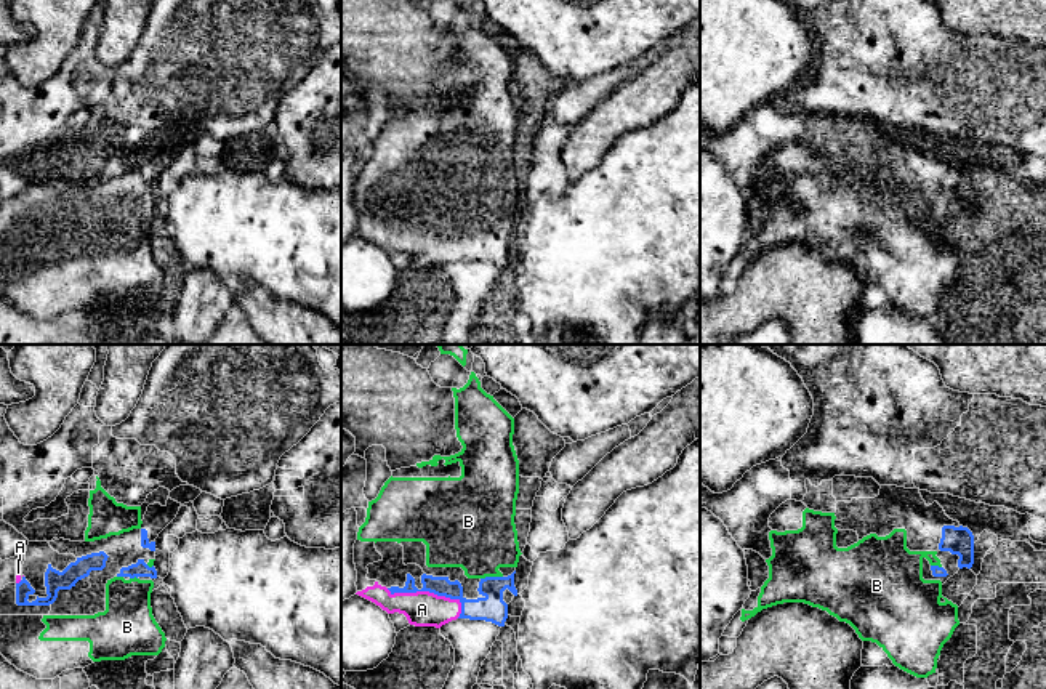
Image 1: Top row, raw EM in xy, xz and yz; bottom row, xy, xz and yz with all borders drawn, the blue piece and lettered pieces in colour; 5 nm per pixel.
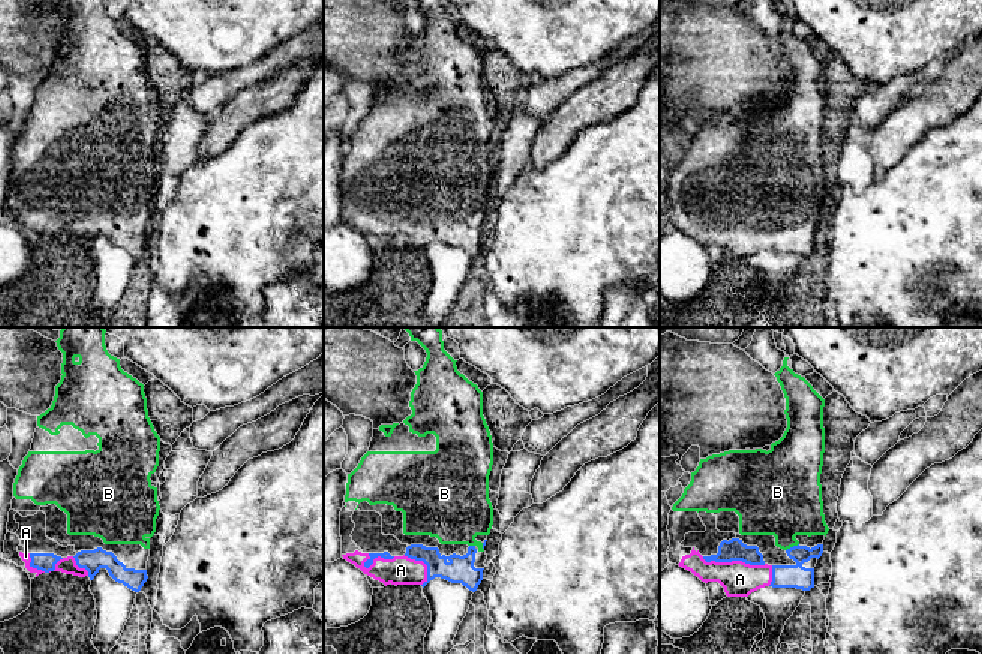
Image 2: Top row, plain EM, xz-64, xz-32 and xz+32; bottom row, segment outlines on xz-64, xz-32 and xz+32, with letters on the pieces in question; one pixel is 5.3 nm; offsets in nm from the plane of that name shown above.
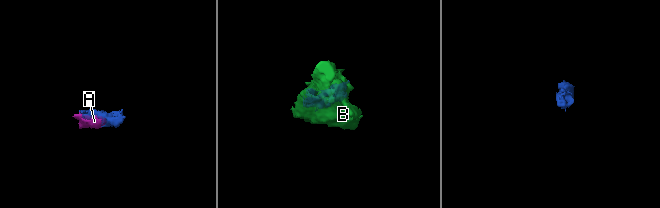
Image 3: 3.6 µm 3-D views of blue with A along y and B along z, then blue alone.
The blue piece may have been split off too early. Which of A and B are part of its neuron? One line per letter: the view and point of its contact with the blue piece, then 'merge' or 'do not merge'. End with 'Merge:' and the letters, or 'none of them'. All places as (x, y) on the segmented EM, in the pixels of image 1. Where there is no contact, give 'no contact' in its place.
A: xz (428, 590) | merge
B: xz (490, 577) | merge
Merge: A, B

